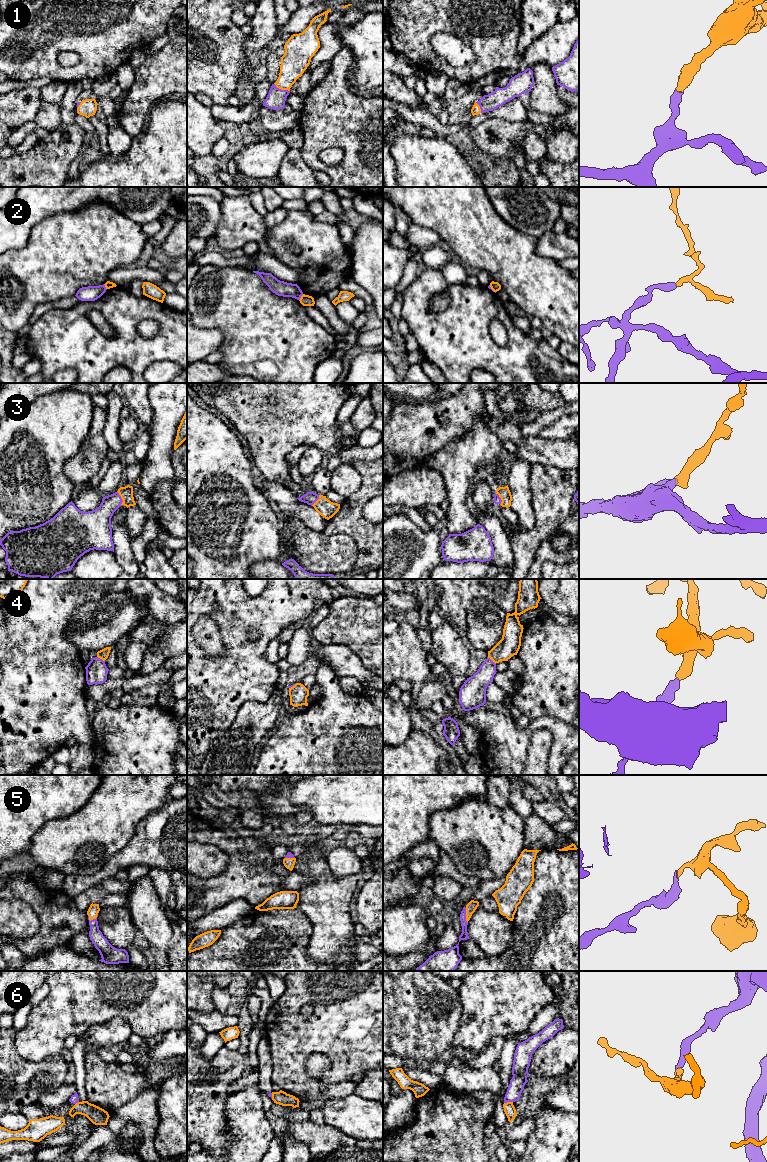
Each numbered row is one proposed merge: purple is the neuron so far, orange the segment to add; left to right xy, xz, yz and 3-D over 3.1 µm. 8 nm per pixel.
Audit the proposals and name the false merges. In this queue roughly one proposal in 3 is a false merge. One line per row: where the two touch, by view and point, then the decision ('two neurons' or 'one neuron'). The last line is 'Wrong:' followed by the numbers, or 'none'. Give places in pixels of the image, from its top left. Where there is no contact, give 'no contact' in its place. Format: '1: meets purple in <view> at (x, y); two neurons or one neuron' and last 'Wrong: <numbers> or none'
1: meets purple in xz at (280, 89); one neuron
2: meets purple in xz at (300, 297); two neurons
3: meets purple in xy at (121, 498); one neuron
4: meets purple in xy at (101, 659); one neuron
5: meets purple in yz at (465, 915); one neuron
6: meets purple in yz at (508, 1101); two neurons
Wrong: 2, 6

